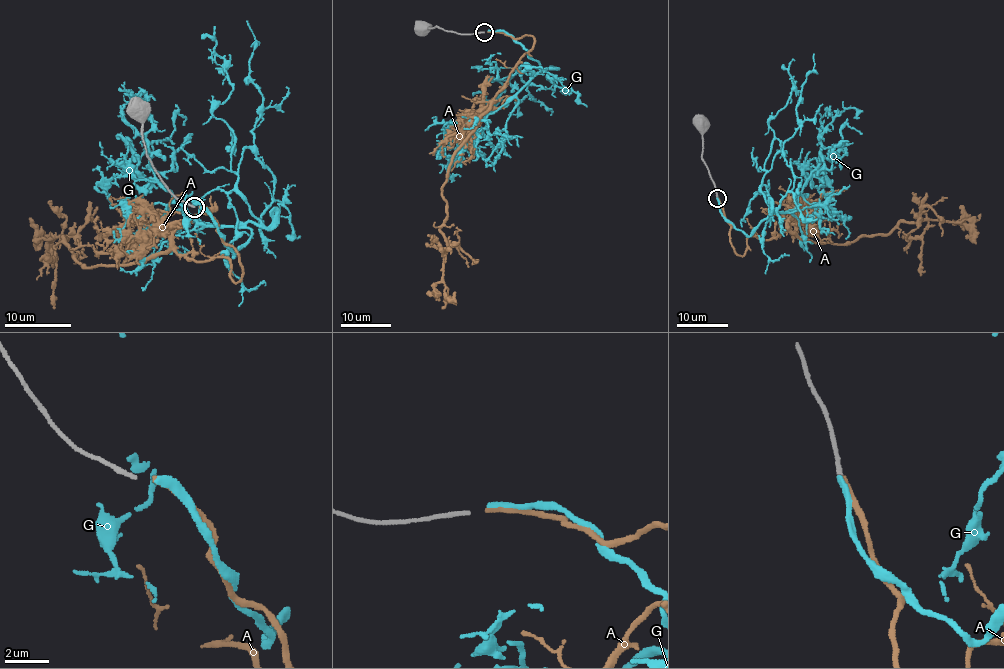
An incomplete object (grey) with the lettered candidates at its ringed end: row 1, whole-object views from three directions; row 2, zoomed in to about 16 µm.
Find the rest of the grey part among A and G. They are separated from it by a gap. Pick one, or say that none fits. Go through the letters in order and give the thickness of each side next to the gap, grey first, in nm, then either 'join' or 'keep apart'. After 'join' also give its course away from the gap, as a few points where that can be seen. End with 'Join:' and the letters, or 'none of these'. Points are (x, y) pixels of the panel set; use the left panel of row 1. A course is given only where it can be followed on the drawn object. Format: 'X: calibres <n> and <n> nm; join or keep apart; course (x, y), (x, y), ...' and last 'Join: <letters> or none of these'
A: calibres 200 and 260 nm; keep apart
G: calibres 200 and 240 nm; keep apart
Join: none of these

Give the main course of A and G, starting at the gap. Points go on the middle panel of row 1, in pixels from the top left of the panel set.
A: (488, 32), (532, 37), (533, 48), (453, 157), (443, 185), (443, 283), (446, 296), (455, 302)
G: (488, 31), (507, 33), (540, 67), (509, 103), (460, 138), (447, 169), (460, 176)

